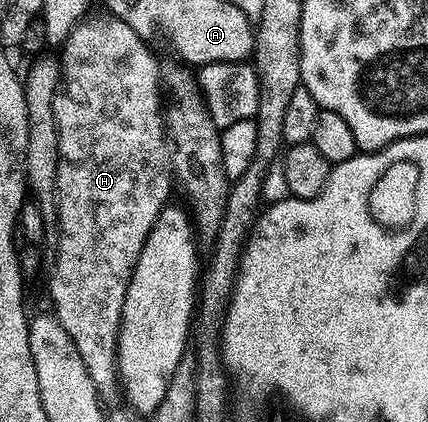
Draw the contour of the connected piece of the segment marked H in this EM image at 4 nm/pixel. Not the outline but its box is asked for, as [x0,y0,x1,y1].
[51,18,173,400]

